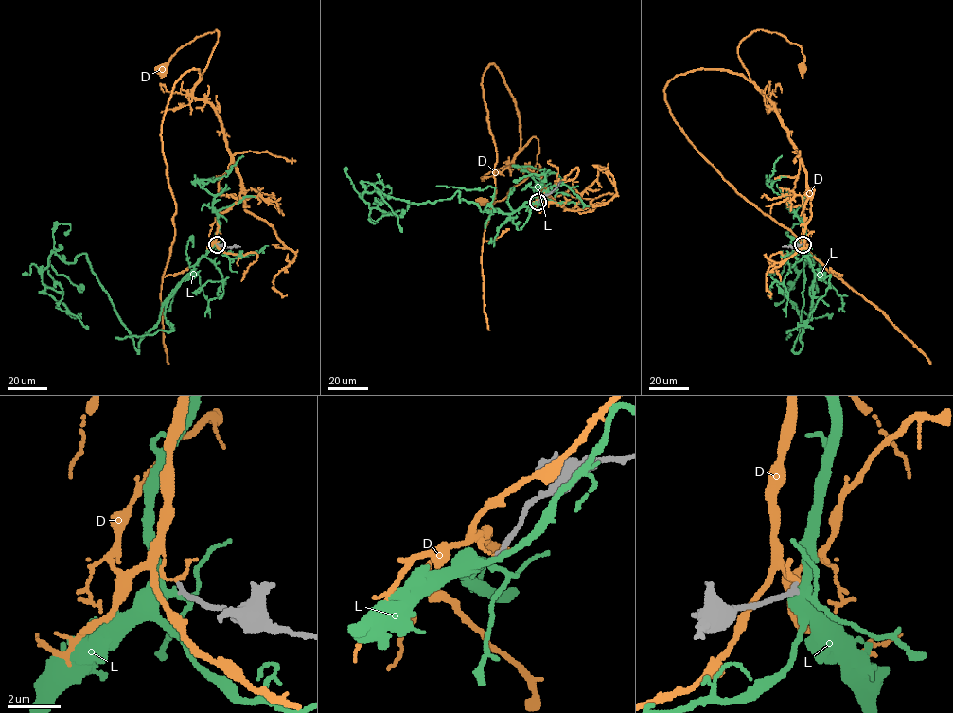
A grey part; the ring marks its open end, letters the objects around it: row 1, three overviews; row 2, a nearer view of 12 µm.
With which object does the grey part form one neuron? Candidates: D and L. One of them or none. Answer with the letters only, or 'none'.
L

